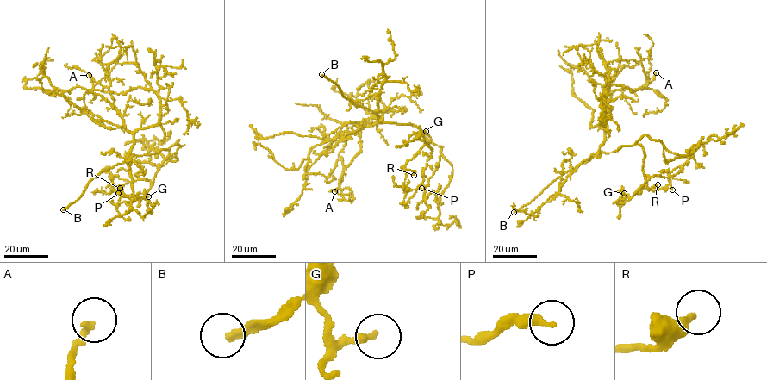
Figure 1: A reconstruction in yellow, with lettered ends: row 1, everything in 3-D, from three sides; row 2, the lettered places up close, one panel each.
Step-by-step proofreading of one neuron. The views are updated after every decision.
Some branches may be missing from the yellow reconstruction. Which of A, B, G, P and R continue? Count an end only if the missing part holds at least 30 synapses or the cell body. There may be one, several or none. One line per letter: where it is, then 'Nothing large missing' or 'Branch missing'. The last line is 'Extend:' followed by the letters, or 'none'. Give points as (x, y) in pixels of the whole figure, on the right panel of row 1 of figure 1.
A: Place: (656, 72). Branch missing
B: Place: (514, 212). Branch missing
G: Place: (624, 193). Nothing large missing
P: Place: (672, 190). Nothing large missing
R: Place: (657, 184). Nothing large missing
Extend: A, B

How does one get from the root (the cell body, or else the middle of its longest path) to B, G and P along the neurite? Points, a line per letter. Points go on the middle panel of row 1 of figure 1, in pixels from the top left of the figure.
B: (380, 120), (368, 109), (358, 106), (344, 97), (338, 85), (321, 74)
G: (380, 120), (382, 118), (382, 123), (417, 126), (428, 140), (428, 146), (432, 149), (416, 135), (426, 131)
P: (380, 120), (417, 126), (428, 140), (432, 152), (423, 182), (403, 203), (408, 190), (421, 188)

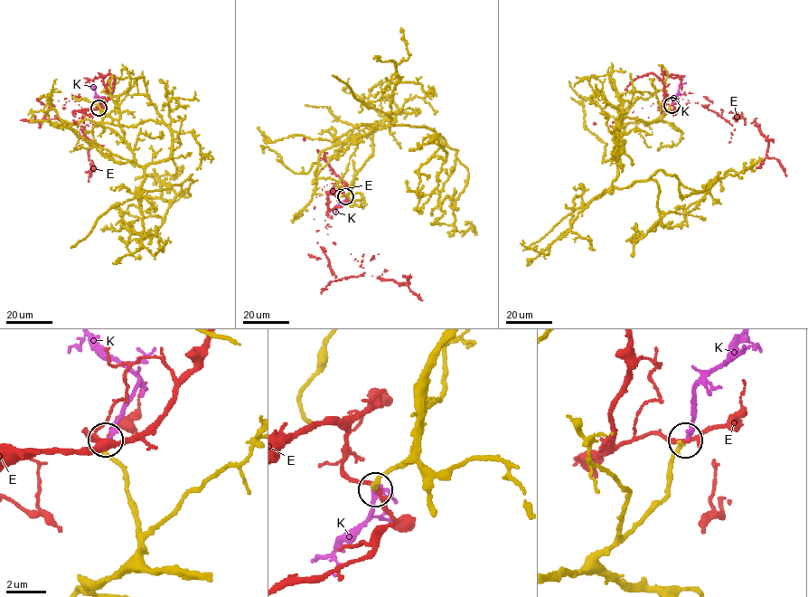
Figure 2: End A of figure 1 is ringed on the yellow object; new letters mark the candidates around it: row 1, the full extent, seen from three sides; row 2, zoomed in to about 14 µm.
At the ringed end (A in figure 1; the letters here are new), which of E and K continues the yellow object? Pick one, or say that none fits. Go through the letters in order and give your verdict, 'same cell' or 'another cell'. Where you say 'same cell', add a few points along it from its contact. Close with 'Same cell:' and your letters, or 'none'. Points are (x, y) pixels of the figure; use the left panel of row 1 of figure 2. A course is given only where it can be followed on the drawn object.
E: another cell
K: same cell; course (98, 107), (102, 100), (93, 86), (90, 86)
Same cell: K

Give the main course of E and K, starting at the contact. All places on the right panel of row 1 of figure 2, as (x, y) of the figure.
E: (671, 105), (658, 110), (682, 99), (728, 121), (741, 115), (767, 139), (766, 156), (785, 176)
K: (671, 105), (679, 86), (686, 83)

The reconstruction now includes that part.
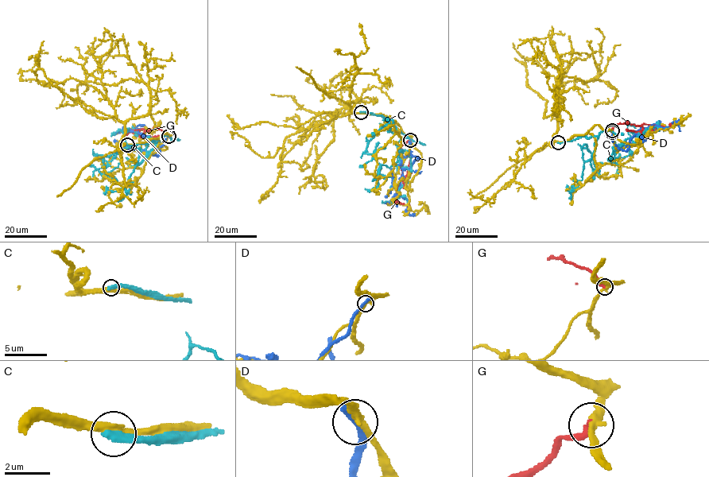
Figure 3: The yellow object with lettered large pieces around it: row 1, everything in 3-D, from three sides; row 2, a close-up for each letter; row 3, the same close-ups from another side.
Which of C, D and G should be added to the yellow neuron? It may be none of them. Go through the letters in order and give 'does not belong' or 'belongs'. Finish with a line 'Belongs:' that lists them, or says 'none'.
C: does not belong
D: does not belong
G: does not belong
Belongs: none

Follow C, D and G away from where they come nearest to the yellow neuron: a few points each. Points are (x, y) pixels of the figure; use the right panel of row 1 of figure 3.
C: (559, 142), (594, 137), (608, 130), (606, 134), (615, 149), (628, 138), (660, 124), (650, 131)
D: (612, 132), (613, 142), (626, 150), (634, 130), (652, 125), (669, 126), (682, 119)
G: (612, 130), (614, 125), (643, 124), (657, 127), (668, 126), (671, 123)

